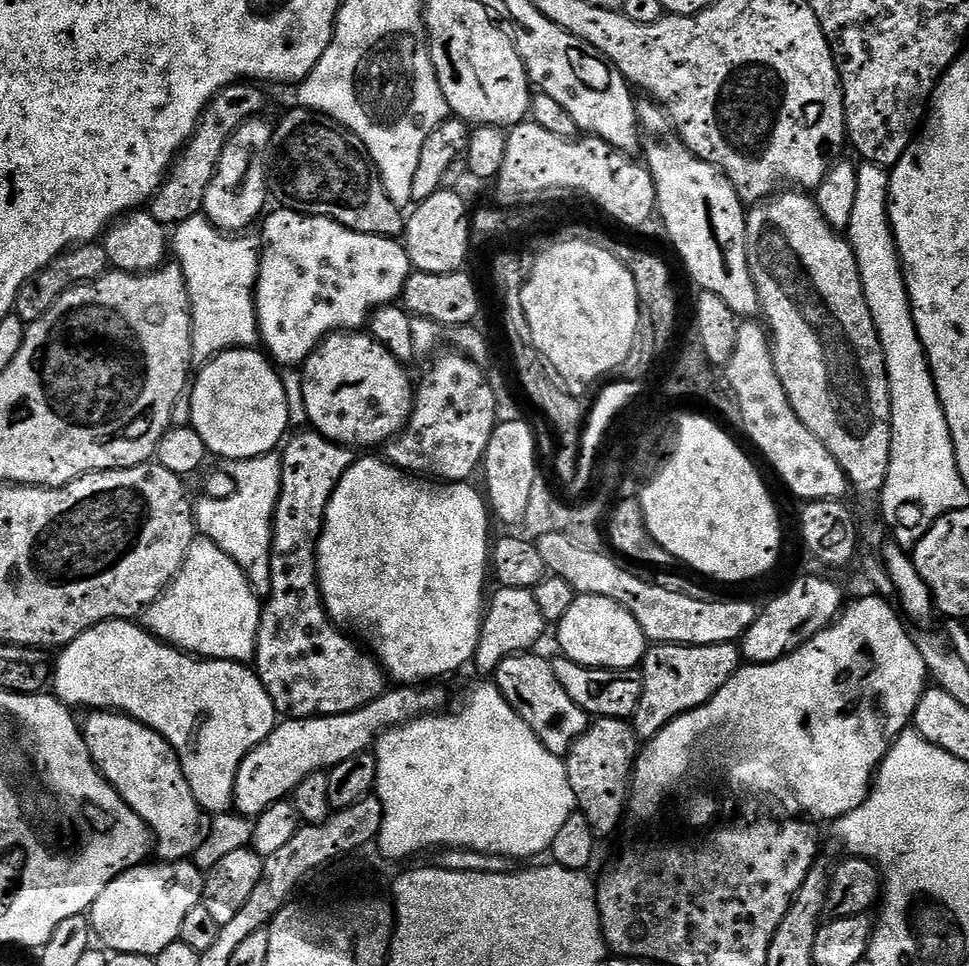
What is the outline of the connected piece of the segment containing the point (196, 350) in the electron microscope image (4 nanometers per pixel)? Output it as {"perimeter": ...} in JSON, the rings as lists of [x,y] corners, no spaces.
{"perimeter":[[[201,214],[194,218],[186,218],[186,222],[175,225],[174,231],[170,236],[170,248],[174,253],[175,263],[179,264],[182,274],[186,278],[188,287],[188,297],[192,303],[192,358],[197,365],[203,366],[212,359],[213,356],[219,356],[221,352],[228,352],[231,348],[256,348],[261,343],[260,326],[258,324],[258,314],[256,313],[256,279],[260,269],[260,250],[262,244],[259,239],[256,240],[252,234],[229,234],[220,231],[219,228],[208,221],[207,216]]]}

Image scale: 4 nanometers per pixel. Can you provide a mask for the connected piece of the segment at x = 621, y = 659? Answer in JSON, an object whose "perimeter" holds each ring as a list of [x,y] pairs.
{"perimeter":[[[577,595],[566,618],[560,620],[558,631],[559,651],[575,664],[585,664],[587,668],[632,670],[644,659],[646,641],[642,626],[638,626],[630,610],[610,598]]]}

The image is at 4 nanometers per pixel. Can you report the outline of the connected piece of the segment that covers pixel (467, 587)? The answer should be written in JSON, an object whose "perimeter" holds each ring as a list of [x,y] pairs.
{"perimeter":[[[357,459],[350,465],[346,474],[342,474],[324,511],[324,529],[316,547],[316,574],[320,578],[324,609],[331,616],[333,624],[355,634],[361,641],[364,639],[372,647],[369,648],[371,655],[379,660],[380,667],[391,679],[392,676],[396,679],[397,685],[416,686],[421,682],[436,682],[439,681],[436,680],[439,676],[448,676],[451,672],[458,671],[463,664],[471,665],[476,655],[480,625],[484,622],[486,611],[484,579],[489,579],[490,576],[490,539],[488,540],[490,508],[481,489],[471,488],[473,486],[471,483],[433,482],[428,478],[417,478],[383,459],[380,460]]]}

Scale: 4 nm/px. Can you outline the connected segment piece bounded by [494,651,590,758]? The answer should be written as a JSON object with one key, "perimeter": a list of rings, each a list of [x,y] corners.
{"perimeter":[[[530,651],[506,658],[506,662],[495,670],[494,683],[508,705],[524,719],[530,730],[534,730],[538,742],[542,742],[550,754],[564,758],[587,731],[590,717],[578,702],[574,702],[574,698],[570,698],[570,694],[566,694],[566,690],[562,690],[562,682],[558,682],[558,674],[554,674],[552,660],[536,655],[535,651]]]}

